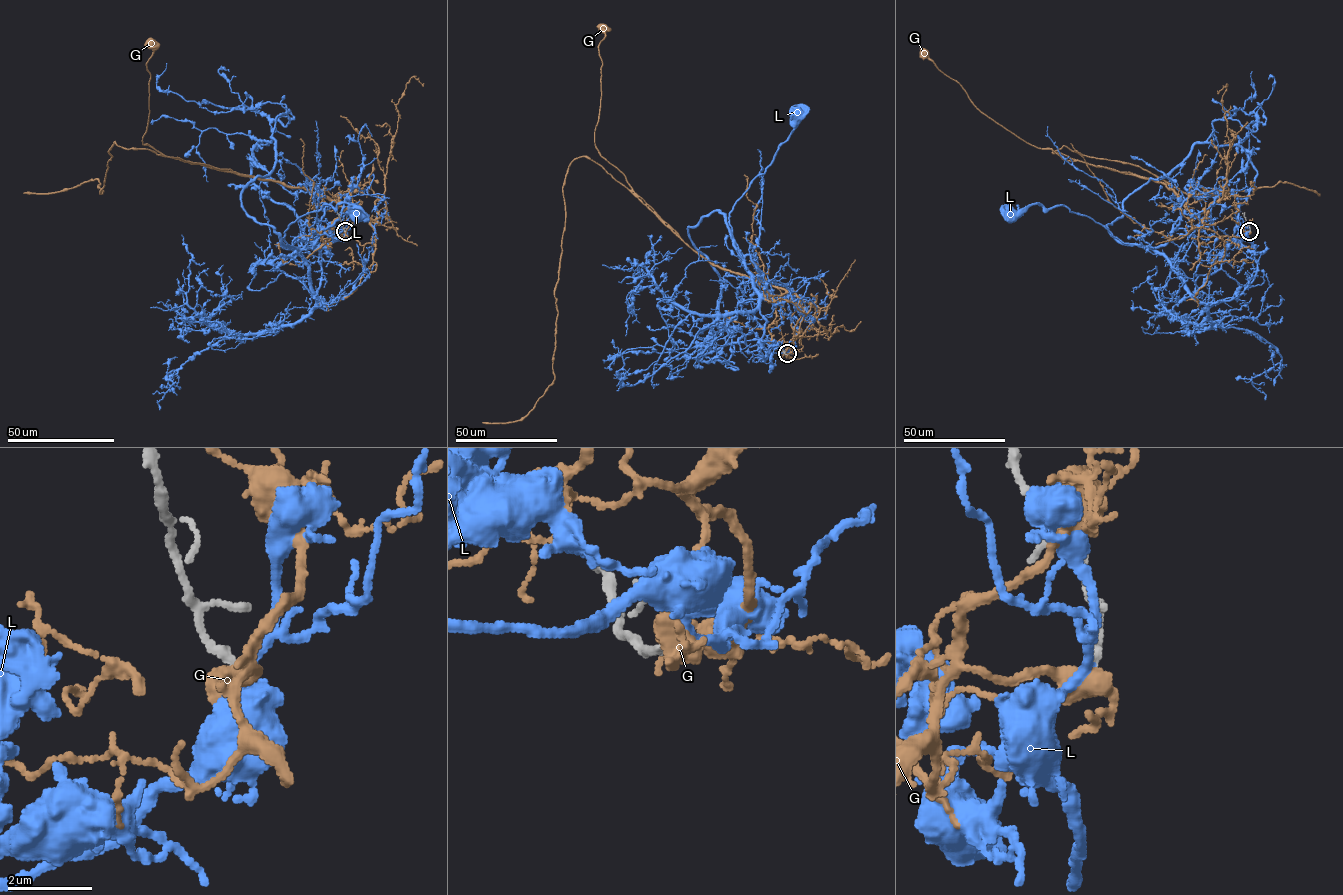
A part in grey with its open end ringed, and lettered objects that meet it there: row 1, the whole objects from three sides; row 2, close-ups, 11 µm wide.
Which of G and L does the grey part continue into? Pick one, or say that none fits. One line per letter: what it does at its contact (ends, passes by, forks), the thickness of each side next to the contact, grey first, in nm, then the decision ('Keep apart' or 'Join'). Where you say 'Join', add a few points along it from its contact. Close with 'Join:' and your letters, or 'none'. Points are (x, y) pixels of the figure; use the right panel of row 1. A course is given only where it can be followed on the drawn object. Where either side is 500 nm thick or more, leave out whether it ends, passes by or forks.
G: Thickness 220 nm (grey) against 500 nm. Keep apart
L: It passes by. Thickness 220 nm (grey) against 200 nm. Join. Its course: (1250, 231), (1253, 281), (1228, 300), (1203, 302), (1162, 255), (1123, 243), (1092, 218), (1062, 205), (1011, 214)
Join: L

